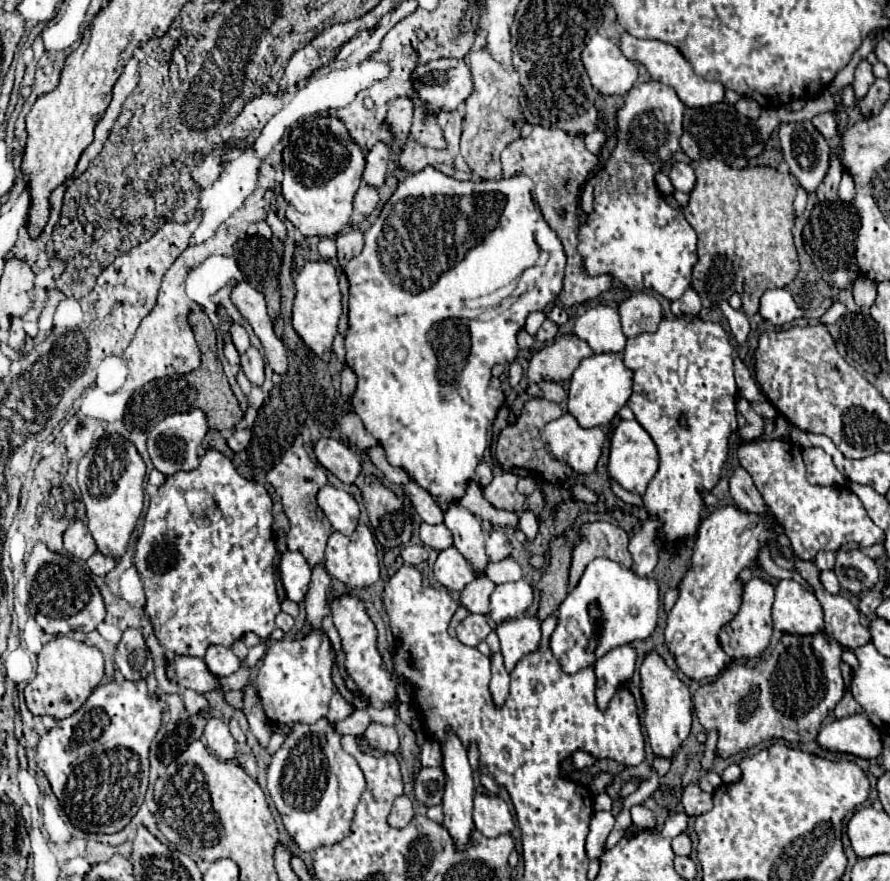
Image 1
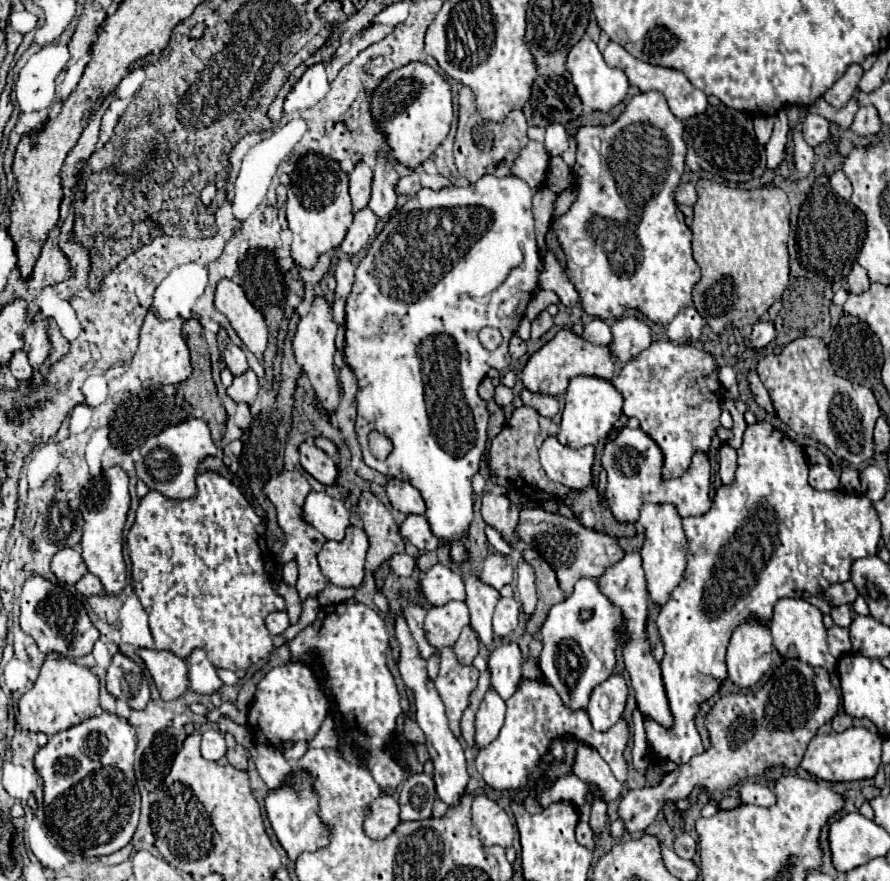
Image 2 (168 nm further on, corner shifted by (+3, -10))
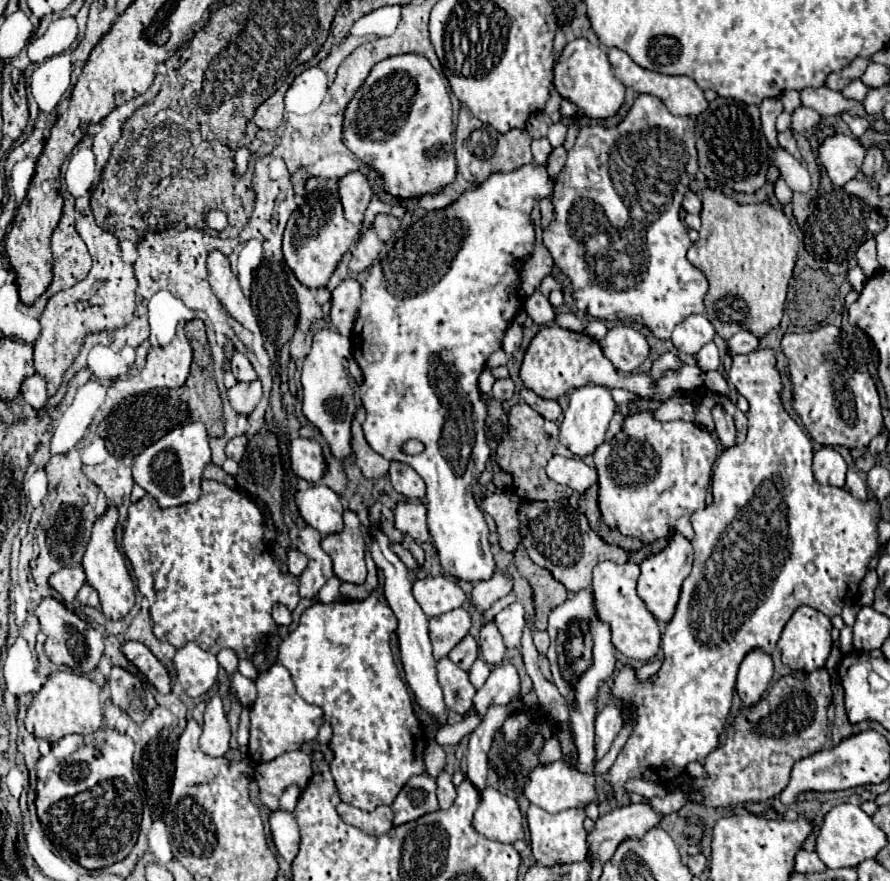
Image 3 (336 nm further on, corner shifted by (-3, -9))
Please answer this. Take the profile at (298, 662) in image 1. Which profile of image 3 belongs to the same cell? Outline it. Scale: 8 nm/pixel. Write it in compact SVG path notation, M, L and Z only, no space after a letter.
M276 663L266 673L258 675L256 689L258 689L258 699L250 707L250 743L248 743L250 757L256 763L272 761L284 751L300 749L304 743L316 739L316 733L322 727L324 713L318 705L304 701L296 693L294 681L286 667Z

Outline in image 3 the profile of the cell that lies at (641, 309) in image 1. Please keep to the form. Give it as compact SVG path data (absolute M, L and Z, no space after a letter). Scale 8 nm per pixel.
M630 325L612 327L608 335L598 343L604 355L612 361L612 365L624 373L632 373L634 369L638 369L650 353L646 335Z

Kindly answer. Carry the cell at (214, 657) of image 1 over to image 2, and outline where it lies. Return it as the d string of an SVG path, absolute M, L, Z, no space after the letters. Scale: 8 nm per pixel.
M196 648L194 652L190 652L186 664L188 664L188 690L196 694L214 694L222 686L222 680L218 678L216 668L210 664L204 650Z

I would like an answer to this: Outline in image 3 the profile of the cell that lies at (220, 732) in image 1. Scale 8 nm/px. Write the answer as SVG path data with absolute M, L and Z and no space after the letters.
M212 697L208 701L206 713L204 713L204 733L200 737L200 749L210 757L222 757L226 755L228 741L230 741L230 725L226 721L226 715L222 711L220 697Z

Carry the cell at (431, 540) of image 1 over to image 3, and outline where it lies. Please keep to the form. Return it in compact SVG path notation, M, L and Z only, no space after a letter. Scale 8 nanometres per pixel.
M422 501L398 503L394 515L396 515L396 527L404 535L410 535L416 543L430 541L430 533L426 525L426 507Z

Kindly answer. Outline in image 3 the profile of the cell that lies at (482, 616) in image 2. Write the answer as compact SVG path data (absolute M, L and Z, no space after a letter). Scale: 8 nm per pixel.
M488 621L482 625L480 629L480 653L482 653L482 659L490 665L498 665L502 659L504 659L504 641L502 641L502 635L498 631L498 627L494 625L494 621Z

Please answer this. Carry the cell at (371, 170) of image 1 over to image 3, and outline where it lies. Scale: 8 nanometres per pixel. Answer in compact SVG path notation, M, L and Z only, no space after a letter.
M352 171L340 179L340 197L344 215L350 223L360 225L366 213L366 207L372 197L372 189L368 179L360 171Z

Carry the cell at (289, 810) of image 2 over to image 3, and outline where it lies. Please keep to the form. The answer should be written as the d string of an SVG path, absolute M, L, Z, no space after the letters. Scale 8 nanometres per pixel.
M284 809L272 811L270 829L272 829L272 839L274 839L278 853L284 857L284 861L292 863L300 847L300 827L298 827L294 813L284 811Z

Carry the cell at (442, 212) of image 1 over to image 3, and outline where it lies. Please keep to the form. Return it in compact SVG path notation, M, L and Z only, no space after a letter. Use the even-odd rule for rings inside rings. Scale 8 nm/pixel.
M524 165L516 171L510 173L492 173L482 185L474 187L474 189L466 189L456 201L452 201L448 207L444 209L436 209L436 211L428 211L424 213L416 223L412 223L406 229L406 235L396 239L394 247L388 251L386 261L378 261L370 267L366 283L362 287L362 305L356 317L356 331L352 329L352 355L356 359L356 363L360 365L362 373L364 373L364 381L360 385L360 399L362 405L366 409L366 421L364 421L364 437L368 441L368 445L382 455L388 461L400 461L410 465L426 483L428 495L424 499L424 505L428 509L428 529L432 535L432 541L438 549L438 557L442 567L454 575L456 579L464 579L464 581L480 581L480 579L490 579L490 575L494 573L496 565L492 559L492 551L490 551L490 543L488 543L488 527L484 521L484 515L474 499L474 487L478 483L478 477L482 475L482 471L486 469L486 461L490 459L490 447L486 443L486 417L488 417L488 409L486 403L482 401L480 389L478 389L478 377L486 367L486 361L490 357L490 353L502 349L502 341L504 341L504 333L506 329L512 325L514 317L524 309L524 297L516 291L516 287L506 287L506 283L502 283L502 265L518 265L518 255L526 255L534 249L534 223L530 219L530 213L534 209L534 203L538 199L544 199L552 193L552 183L548 179L546 167L536 167L536 165ZM408 439L418 439L424 445L424 451L416 457L406 457L400 453L400 445Z

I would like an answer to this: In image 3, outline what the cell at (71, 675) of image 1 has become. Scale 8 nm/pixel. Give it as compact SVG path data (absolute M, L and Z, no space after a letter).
M54 671L44 687L34 695L26 711L24 725L28 732L48 739L50 743L60 741L68 733L88 735L104 725L100 687L86 675L74 671Z

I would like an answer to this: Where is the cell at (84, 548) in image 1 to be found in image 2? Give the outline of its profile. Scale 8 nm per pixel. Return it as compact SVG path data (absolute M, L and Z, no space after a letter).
M64 548L64 550L60 550L52 558L50 570L58 578L58 582L68 584L68 586L74 586L88 572L78 548Z

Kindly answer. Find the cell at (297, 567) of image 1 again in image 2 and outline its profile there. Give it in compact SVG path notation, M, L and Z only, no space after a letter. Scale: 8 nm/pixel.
M294 560L292 562L286 562L284 564L284 568L282 568L282 580L286 582L286 584L296 584L296 578L298 578L298 566L294 564Z

